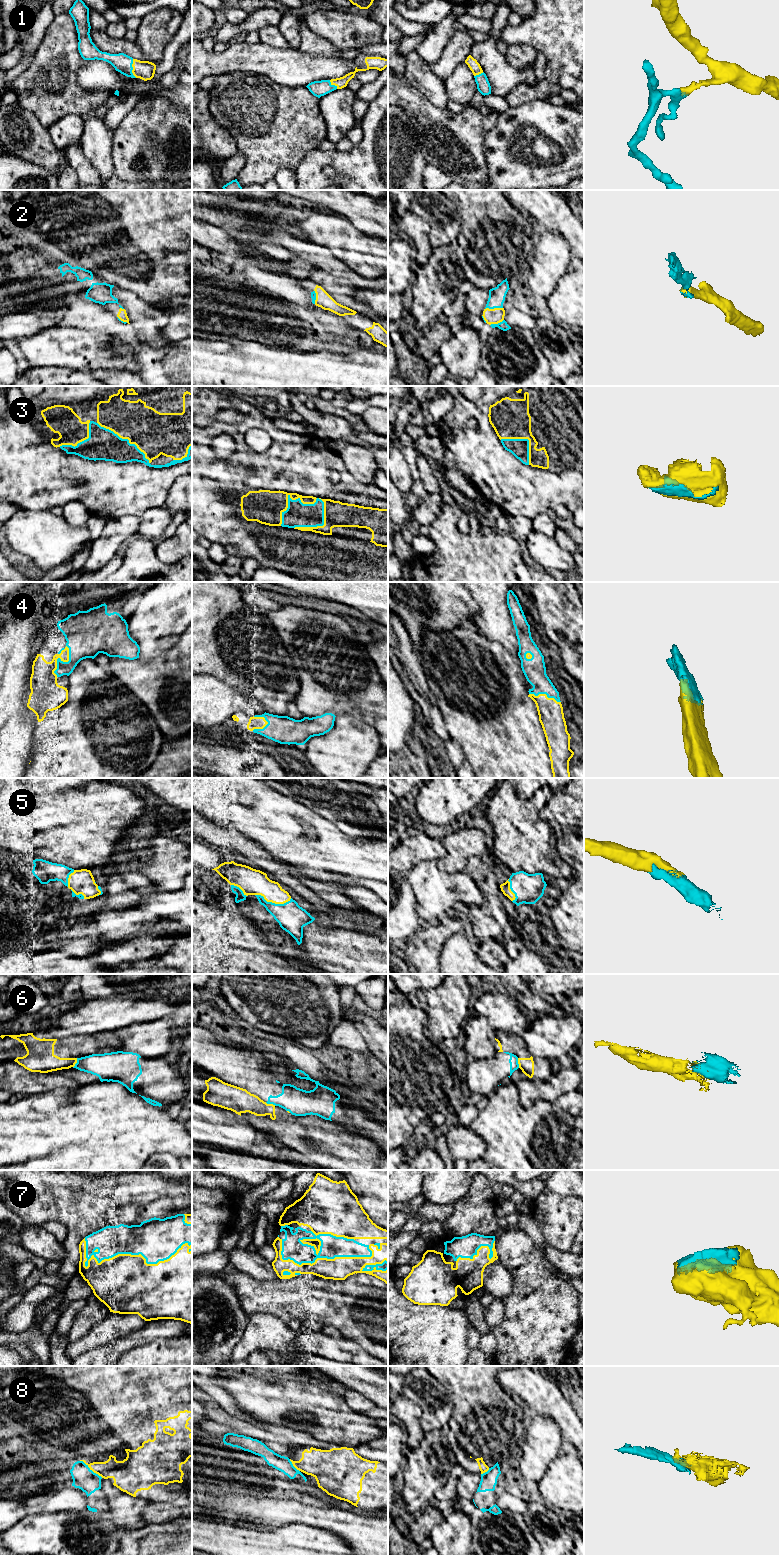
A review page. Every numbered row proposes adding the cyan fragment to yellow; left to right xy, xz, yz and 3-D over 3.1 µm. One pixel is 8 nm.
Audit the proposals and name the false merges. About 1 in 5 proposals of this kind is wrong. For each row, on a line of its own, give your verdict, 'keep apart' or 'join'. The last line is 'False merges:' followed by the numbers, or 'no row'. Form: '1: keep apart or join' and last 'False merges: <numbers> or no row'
1: join
2: join
3: join
4: join
5: join
6: keep apart
7: join
8: keep apart
False merges: 6, 8

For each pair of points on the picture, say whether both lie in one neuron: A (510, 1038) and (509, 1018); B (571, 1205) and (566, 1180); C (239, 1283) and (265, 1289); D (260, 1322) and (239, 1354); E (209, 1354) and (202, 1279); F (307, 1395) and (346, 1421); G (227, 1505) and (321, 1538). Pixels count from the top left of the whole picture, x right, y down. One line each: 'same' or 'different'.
A: different
B: different
C: same
D: same
E: same
F: same
G: different

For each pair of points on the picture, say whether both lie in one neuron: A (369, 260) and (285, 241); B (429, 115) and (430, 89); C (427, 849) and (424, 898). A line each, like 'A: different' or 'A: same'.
A: different
B: different
C: different

